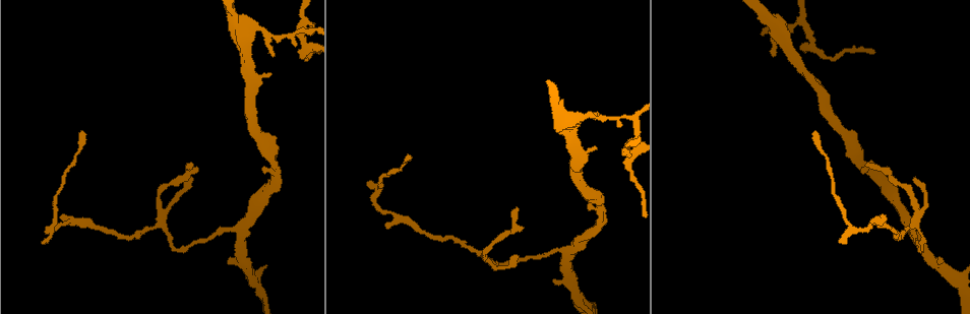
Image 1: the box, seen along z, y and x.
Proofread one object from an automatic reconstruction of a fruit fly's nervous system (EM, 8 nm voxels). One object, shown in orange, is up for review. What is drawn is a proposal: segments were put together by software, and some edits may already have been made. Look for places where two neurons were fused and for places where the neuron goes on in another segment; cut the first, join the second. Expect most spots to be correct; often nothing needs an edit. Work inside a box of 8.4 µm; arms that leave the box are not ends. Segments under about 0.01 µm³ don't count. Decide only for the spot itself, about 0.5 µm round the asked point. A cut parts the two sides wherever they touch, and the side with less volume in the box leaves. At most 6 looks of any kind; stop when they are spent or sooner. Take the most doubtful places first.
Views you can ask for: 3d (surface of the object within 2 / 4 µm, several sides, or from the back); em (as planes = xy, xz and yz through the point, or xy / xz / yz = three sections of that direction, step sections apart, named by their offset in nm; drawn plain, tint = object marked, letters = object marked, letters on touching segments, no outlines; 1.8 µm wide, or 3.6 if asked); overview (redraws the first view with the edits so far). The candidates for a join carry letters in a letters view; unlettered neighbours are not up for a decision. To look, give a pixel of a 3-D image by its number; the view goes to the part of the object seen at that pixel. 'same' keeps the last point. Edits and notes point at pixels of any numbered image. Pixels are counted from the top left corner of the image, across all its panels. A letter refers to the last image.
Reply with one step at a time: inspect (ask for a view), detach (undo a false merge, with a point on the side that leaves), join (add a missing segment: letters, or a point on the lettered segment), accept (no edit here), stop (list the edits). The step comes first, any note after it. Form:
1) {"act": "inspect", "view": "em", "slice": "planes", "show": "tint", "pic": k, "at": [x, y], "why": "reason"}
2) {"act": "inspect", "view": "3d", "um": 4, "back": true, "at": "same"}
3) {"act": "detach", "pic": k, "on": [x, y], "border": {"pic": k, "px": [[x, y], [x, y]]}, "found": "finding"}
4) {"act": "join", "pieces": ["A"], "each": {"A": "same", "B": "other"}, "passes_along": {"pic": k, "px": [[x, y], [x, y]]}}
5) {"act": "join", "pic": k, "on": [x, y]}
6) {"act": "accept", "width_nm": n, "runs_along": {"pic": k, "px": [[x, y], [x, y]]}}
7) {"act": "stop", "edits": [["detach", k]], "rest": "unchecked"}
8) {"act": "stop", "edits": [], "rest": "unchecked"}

{"act": "inspect", "view": "3d", "um": 2, "pic": 1, "at": [269, 75], "why": "branch stops here"}

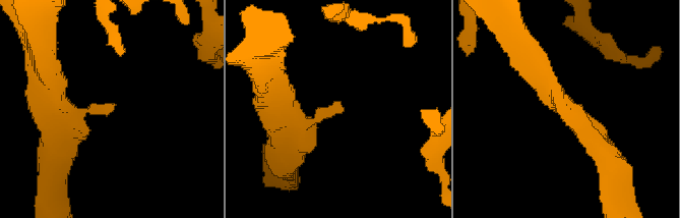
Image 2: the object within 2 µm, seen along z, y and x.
{"act": "inspect", "view": "em", "slice": "xy", "step": 16, "show": "tint", "pic": 2, "at": [112, 104]}

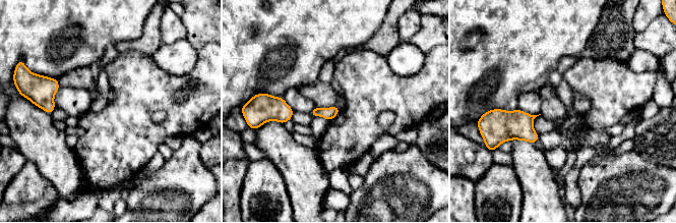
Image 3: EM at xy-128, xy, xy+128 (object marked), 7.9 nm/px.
{"act": "inspect", "view": "em", "slice": "planes", "show": "letters", "at": "same"}

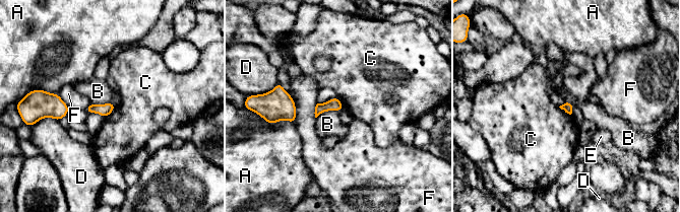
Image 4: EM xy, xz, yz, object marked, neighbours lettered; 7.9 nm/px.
{"act": "accept", "each": {"A": "other", "B": "other", "C": "other", "D": "other", "E": "other", "F": "other"}, "border": {"pic": 4, "px": [[338, 111], [324, 111], [316, 118]]}, "found": "no lettered segment goes on from it"}

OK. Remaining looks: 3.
{"act": "inspect", "view": "em", "slice": "planes", "show": "tint", "pic": 1, "at": [815, 132]}

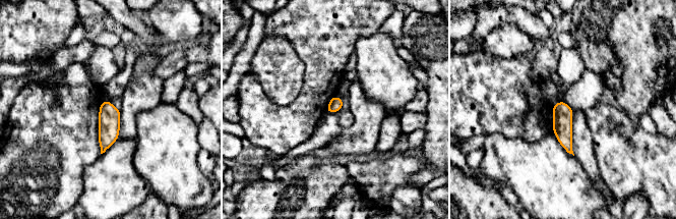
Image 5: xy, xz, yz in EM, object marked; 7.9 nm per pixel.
{"act": "inspect", "view": "em", "slice": "planes", "show": "letters", "at": "same", "why": "what lies round it"}

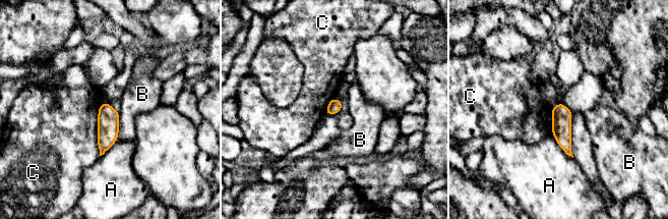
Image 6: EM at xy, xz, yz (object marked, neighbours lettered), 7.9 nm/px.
{"act": "accept", "width_nm": 110, "each": {"A": "other", "B": "other", "C": "other"}, "border": {"pic": 6, "px": [[101, 104], [98, 110], [99, 155]]}, "found": "none of them fits"}

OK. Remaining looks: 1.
{"act": "inspect", "view": "em", "slice": "planes", "show": "letters", "pic": 1, "at": [497, 264], "why": "abrupt turn"}

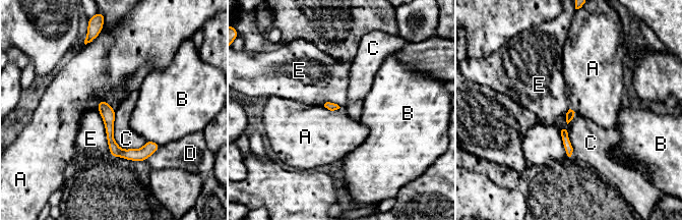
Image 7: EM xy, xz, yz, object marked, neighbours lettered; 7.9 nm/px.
{"act": "accept", "width_nm": 60, "each": {"A": "other", "B": "other", "C": "other", "D": "other", "E": "other"}, "border": {"pic": 7, "px": [[98, 101], [103, 99], [114, 109]]}, "found": "one neuron here"}

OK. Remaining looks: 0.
{"act": "stop", "edits": [], "rest": "unchecked"}

